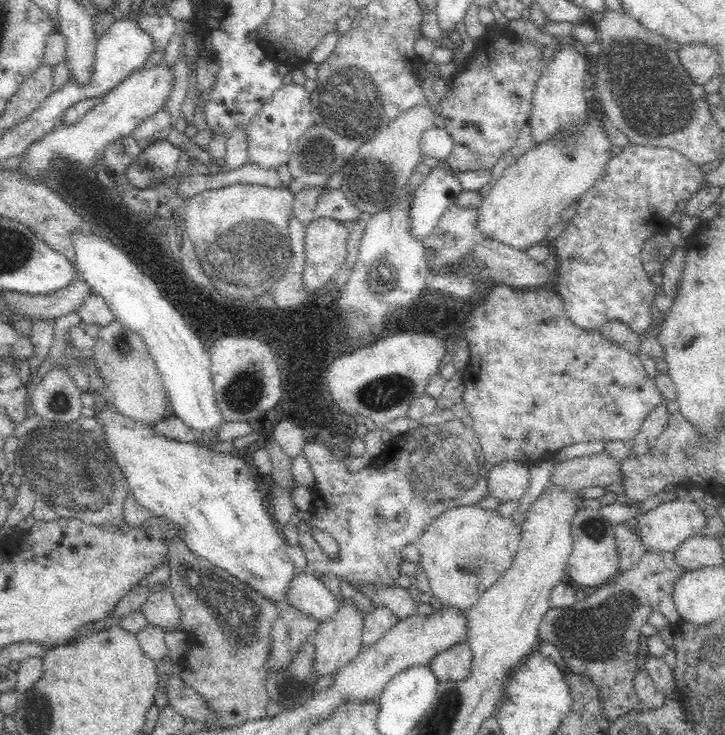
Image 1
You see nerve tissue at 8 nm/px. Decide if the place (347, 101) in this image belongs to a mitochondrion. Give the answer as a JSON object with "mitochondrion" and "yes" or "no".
{"mitochondrion":"yes"}

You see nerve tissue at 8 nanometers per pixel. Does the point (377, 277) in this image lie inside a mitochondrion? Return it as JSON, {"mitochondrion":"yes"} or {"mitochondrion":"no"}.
{"mitochondrion":"yes"}

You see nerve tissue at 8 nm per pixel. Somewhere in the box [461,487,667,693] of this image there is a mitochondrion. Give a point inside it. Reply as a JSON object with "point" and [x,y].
{"point":[595,633]}

